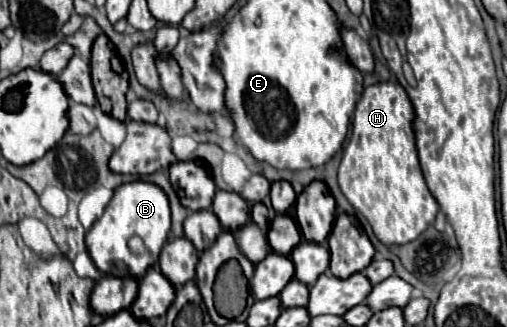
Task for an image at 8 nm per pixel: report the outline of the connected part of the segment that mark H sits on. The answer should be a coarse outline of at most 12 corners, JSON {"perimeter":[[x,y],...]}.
{"perimeter":[[399,82],[355,106],[339,186],[383,244],[433,224]]}

